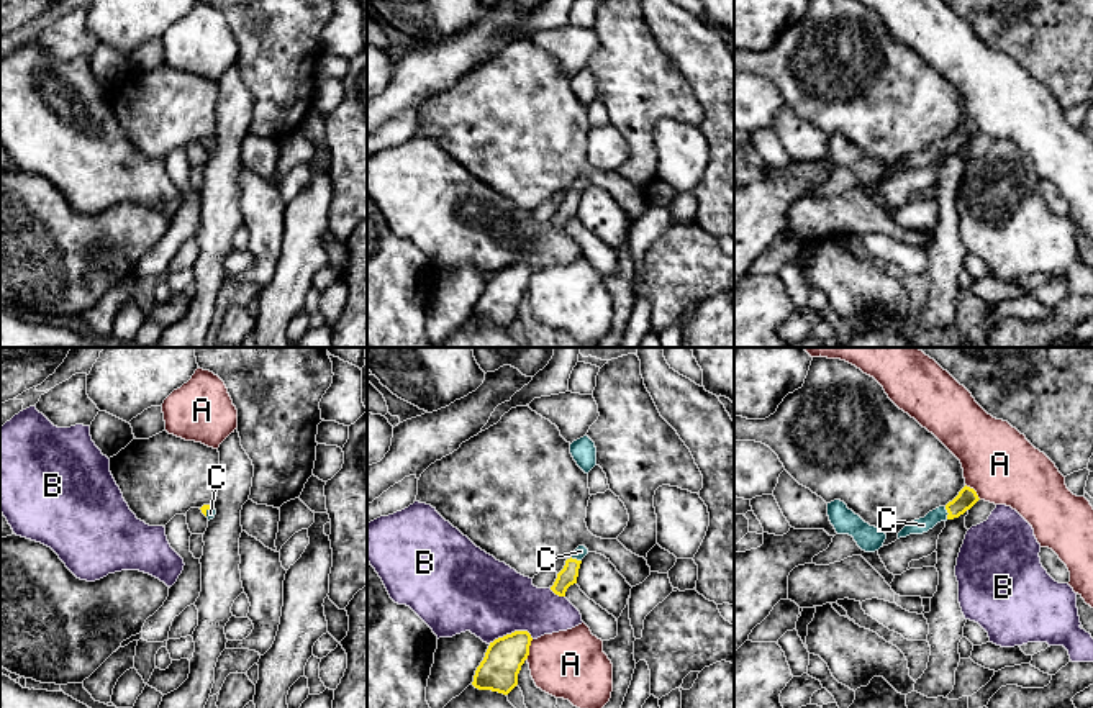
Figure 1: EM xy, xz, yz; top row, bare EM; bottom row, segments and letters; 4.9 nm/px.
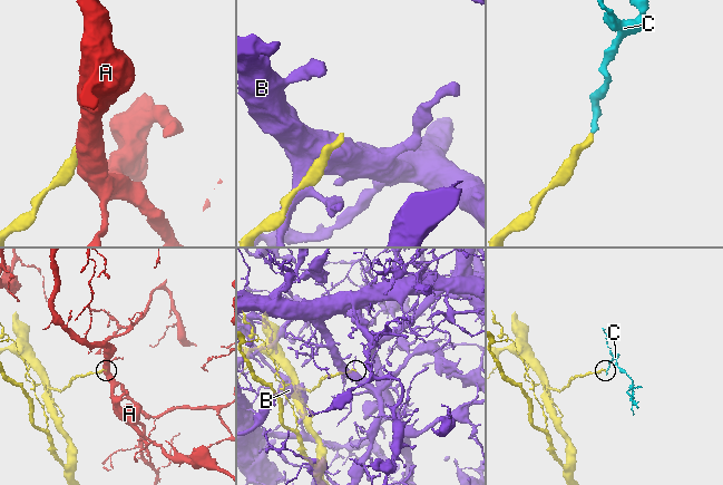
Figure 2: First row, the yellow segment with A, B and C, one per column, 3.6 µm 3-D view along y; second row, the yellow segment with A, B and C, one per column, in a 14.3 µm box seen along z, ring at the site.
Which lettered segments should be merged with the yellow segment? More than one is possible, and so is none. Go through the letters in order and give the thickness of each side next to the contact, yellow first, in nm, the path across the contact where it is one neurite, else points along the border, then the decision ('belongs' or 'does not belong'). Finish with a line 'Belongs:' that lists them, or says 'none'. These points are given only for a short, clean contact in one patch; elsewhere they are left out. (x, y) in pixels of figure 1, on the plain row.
A: 190 nm thick on the yellow side, 340 nm on the other; border along xz (533, 272), (525, 292); does not belong
B: 190 nm thick on the yellow side, 380 nm on the other; does not belong
C: 100 nm thick on the yellow side, 80 nm on the other; runs through yz (967, 130), (947, 145), (936, 148), (923, 158); belongs
Belongs: C

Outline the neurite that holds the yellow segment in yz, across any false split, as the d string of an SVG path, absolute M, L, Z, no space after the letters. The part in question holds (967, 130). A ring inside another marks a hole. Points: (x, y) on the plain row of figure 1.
M965 118L959 125L959 128L952 134L949 134L946 139L939 139L939 141L929 144L924 151L919 151L919 152L908 156L898 166L898 172L906 170L909 167L927 166L929 162L932 162L941 154L959 151L967 143L970 143L978 133L980 131L978 131L977 125Z

